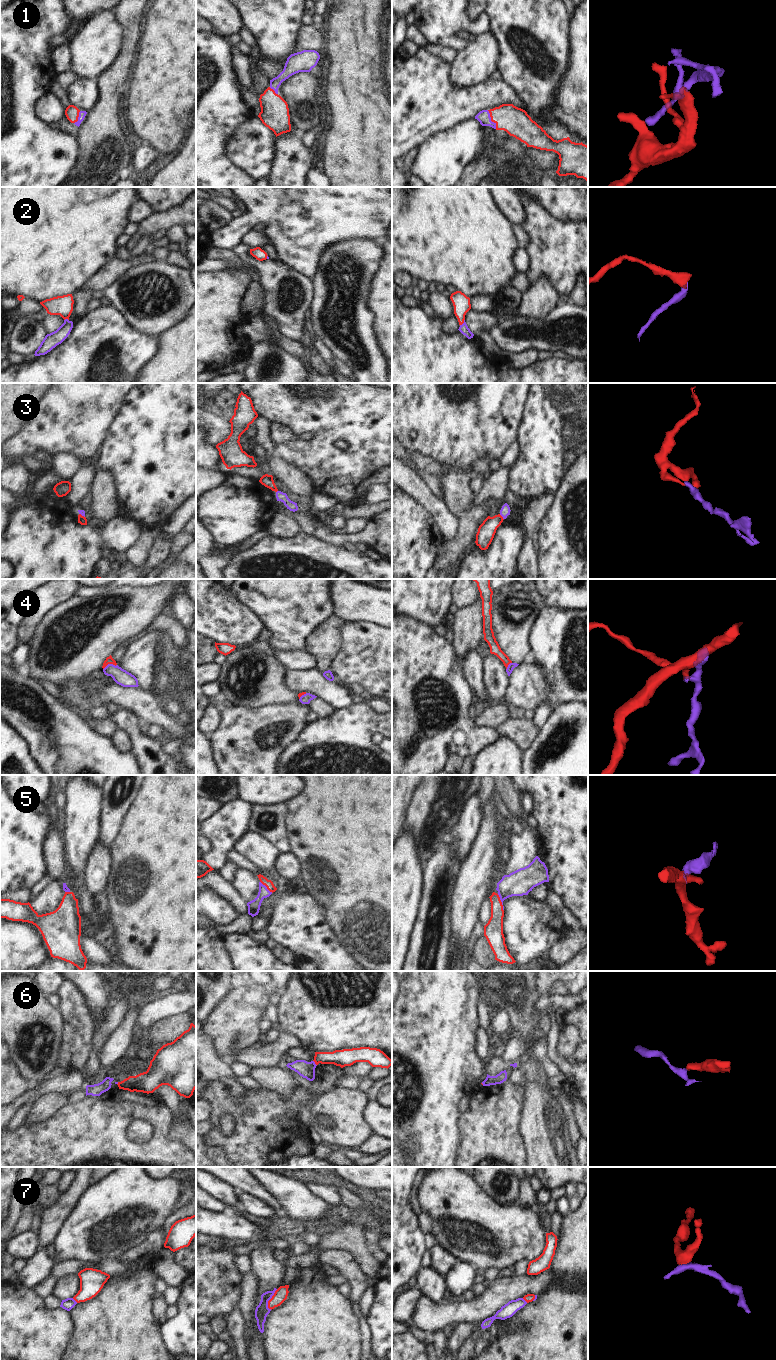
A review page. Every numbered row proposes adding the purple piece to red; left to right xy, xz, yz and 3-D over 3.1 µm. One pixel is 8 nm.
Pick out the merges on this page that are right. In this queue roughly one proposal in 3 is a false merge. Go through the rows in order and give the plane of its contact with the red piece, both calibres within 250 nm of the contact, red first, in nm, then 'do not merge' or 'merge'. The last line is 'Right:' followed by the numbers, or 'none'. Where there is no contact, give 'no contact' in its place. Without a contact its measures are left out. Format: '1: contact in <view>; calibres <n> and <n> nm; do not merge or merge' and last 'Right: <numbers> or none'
1: contact in yz; calibres 220 and 100 nm; merge
2: contact in yz; calibres 140 and 70 nm; merge
3: contact in yz; calibres 140 and 80 nm; do not merge
4: contact in xy; calibres 60 and 120 nm; merge
5: contact in yz; calibres 160 and 200 nm; merge
6: contact in xz; calibres 140 and 130 nm; do not merge
7: contact in xz; calibres 110 and 110 nm; merge
Right: 1, 2, 4, 5, 7

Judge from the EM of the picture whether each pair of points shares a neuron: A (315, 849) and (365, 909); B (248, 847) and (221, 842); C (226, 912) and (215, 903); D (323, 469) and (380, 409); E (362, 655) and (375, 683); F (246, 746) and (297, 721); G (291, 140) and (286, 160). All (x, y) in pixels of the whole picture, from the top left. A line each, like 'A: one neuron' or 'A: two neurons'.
A: one neuron
B: two neurons
C: one neuron
D: one neuron
E: one neuron
F: one neuron
G: one neuron

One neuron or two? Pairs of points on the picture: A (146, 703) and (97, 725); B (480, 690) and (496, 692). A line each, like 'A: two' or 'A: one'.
A: two
B: two

